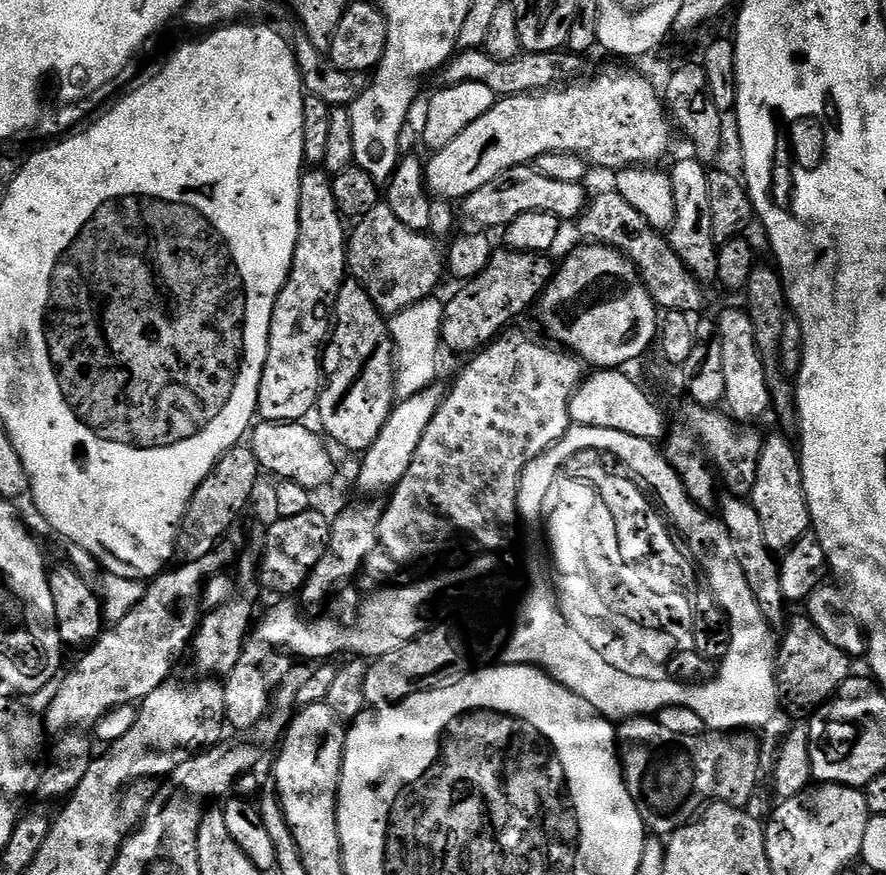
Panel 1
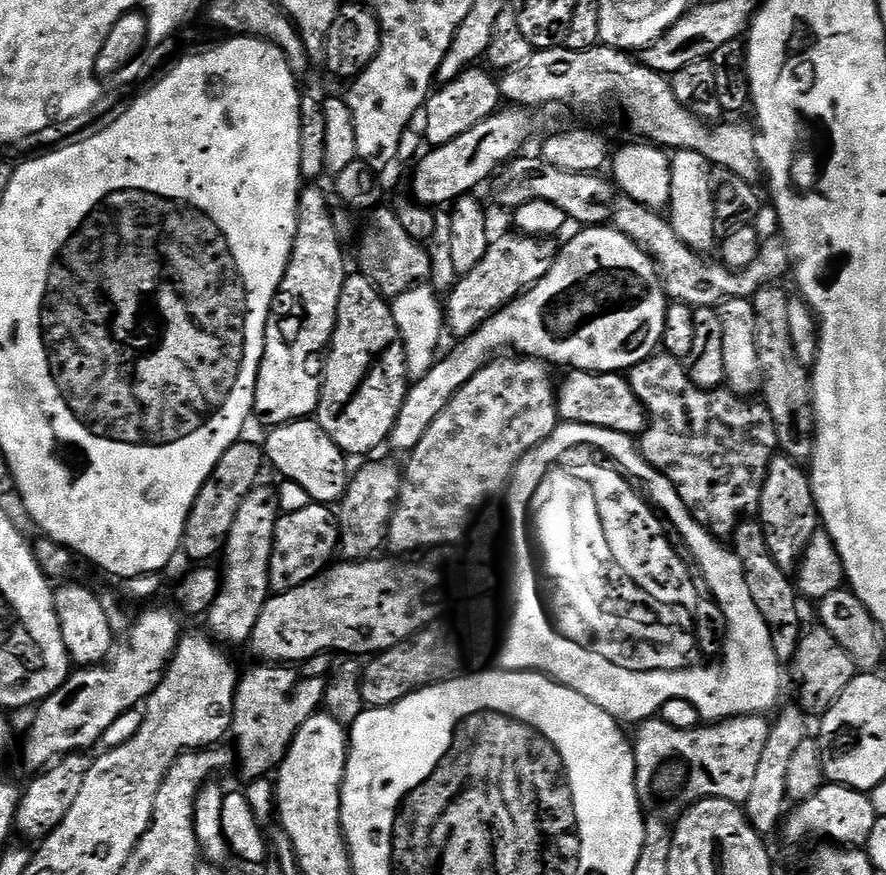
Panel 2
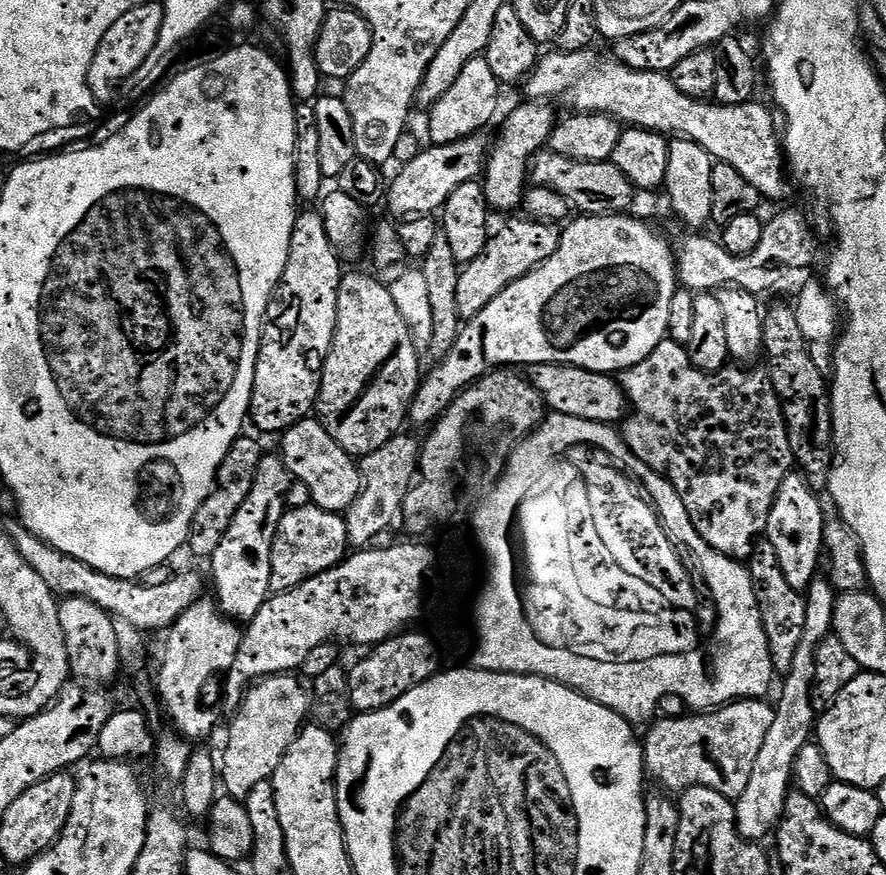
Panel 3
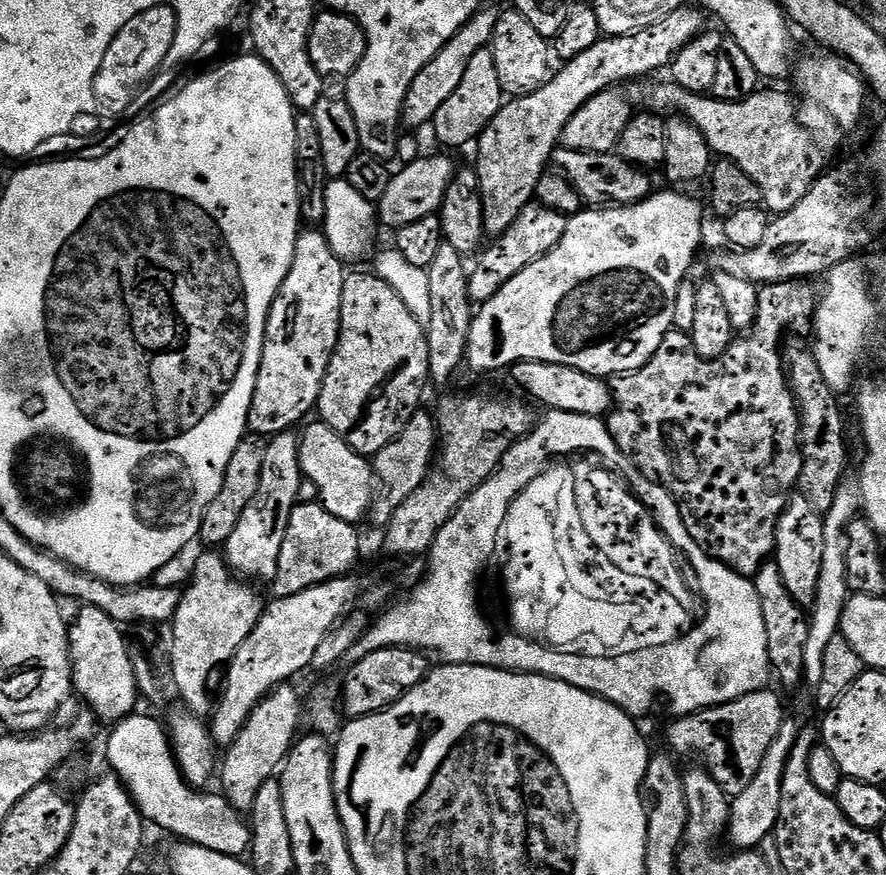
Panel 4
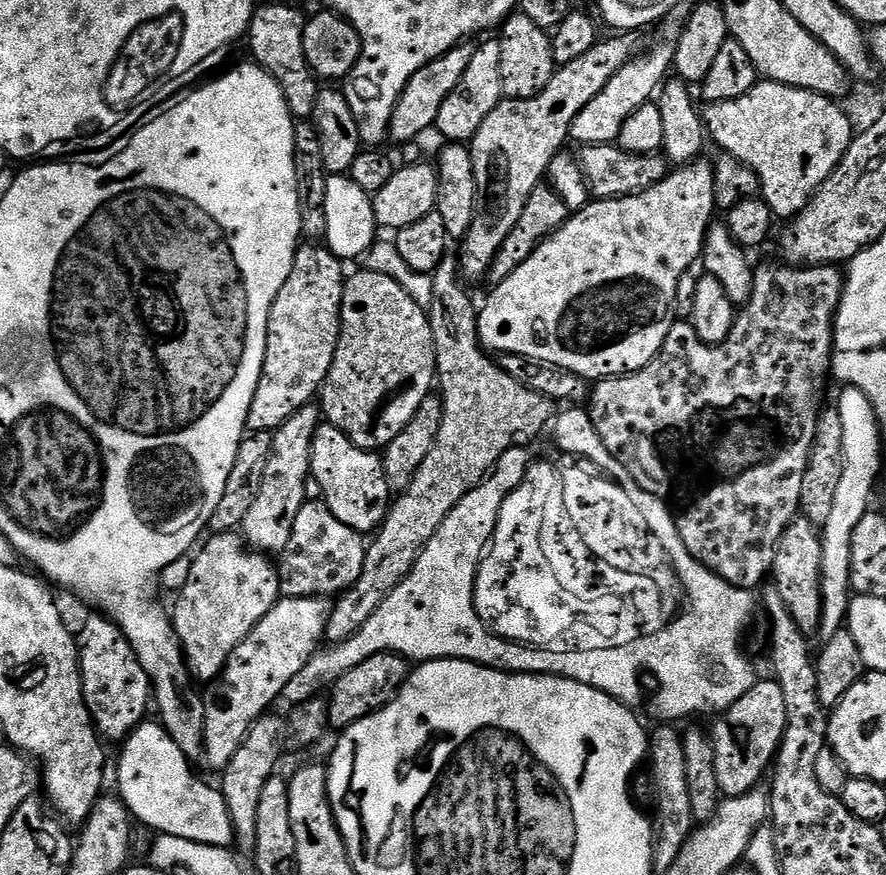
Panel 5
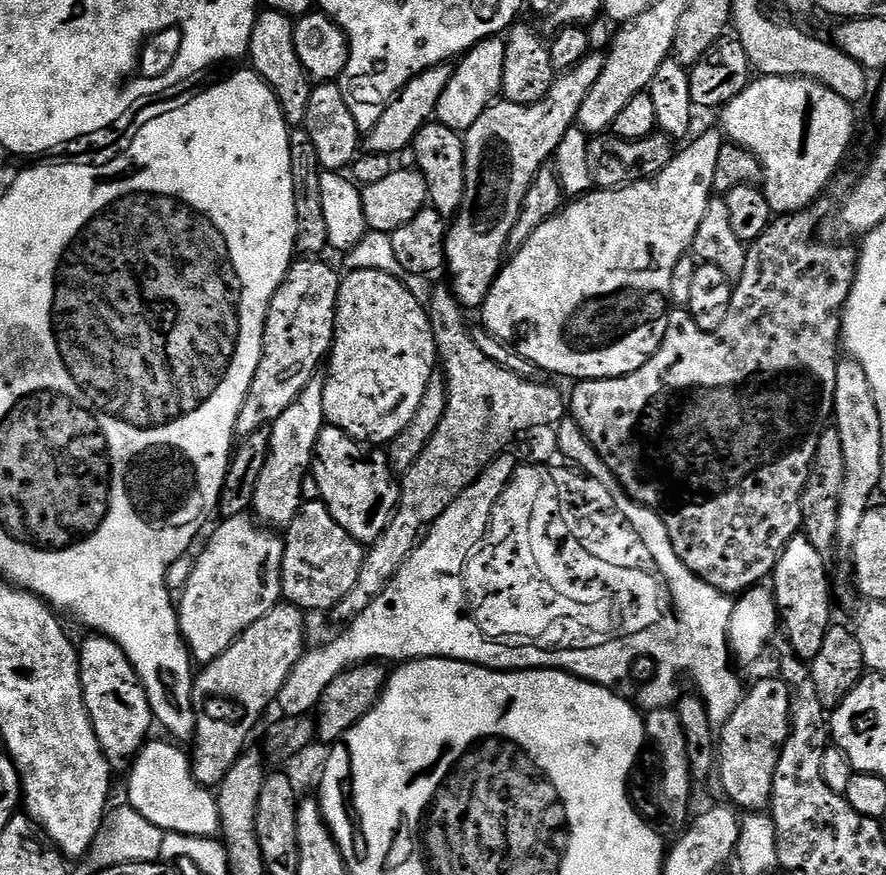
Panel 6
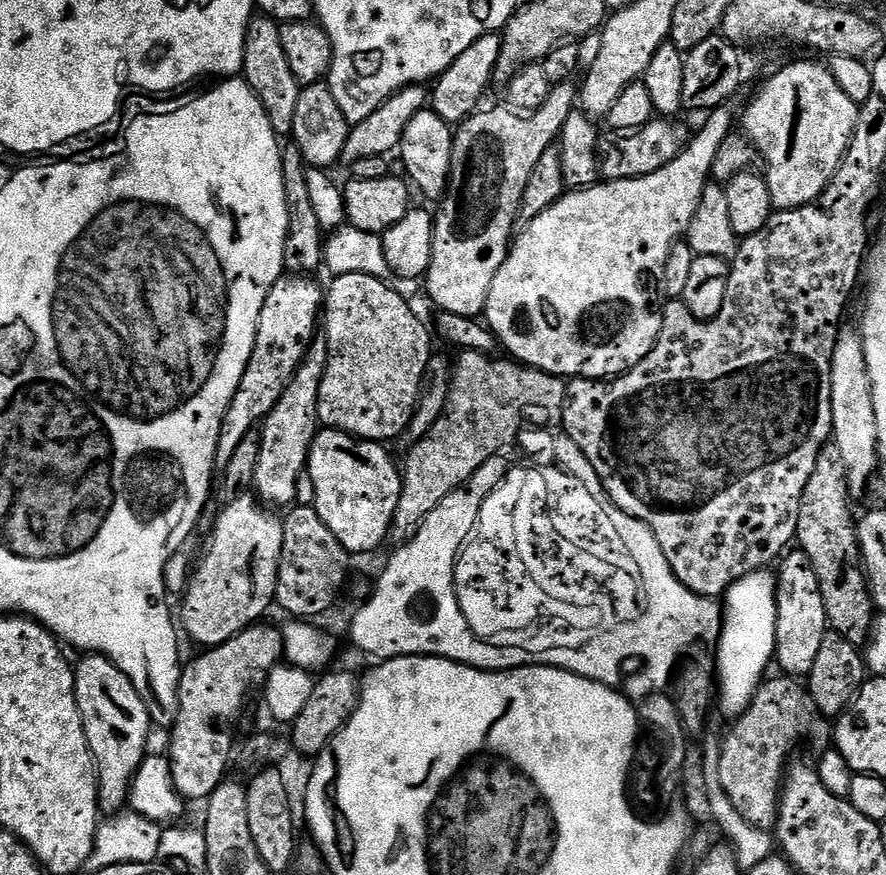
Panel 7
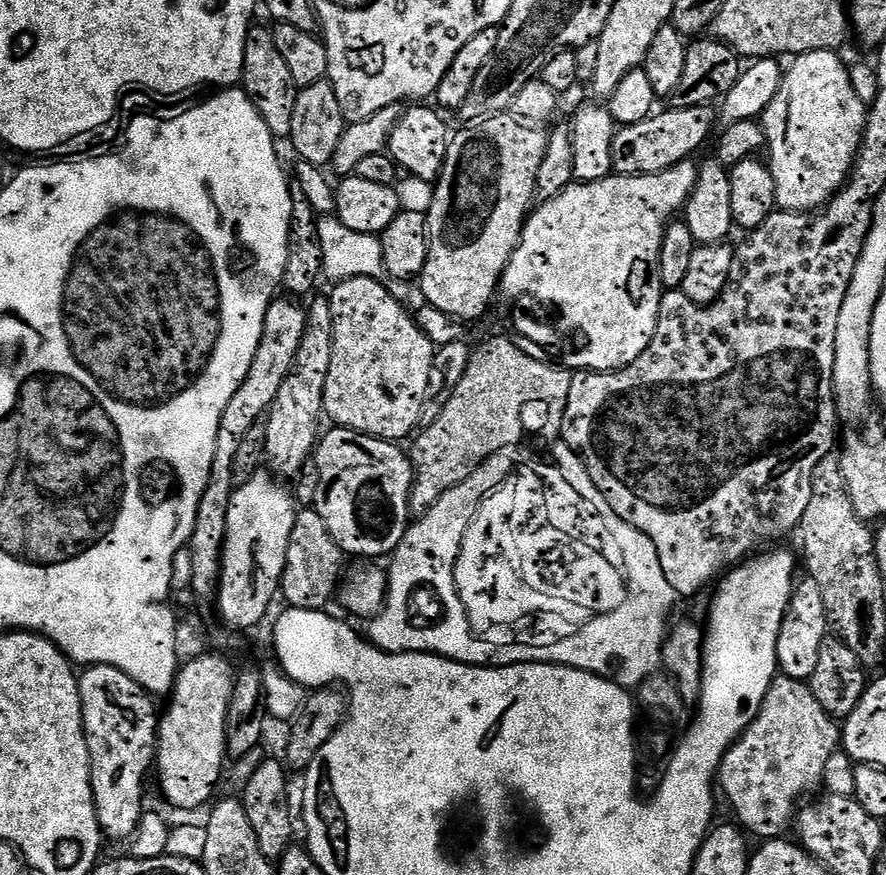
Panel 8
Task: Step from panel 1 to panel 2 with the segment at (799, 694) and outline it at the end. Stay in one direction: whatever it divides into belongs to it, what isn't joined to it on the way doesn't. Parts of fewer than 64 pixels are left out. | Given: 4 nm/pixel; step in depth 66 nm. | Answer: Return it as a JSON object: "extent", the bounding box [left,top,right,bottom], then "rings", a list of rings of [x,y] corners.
{"extent":[790,626,858,718],"rings":[[[816,626],[809,632],[807,629],[801,635],[800,645],[792,655],[790,667],[792,676],[796,679],[796,696],[800,699],[797,700],[798,707],[808,718],[812,716],[819,718],[828,712],[830,706],[838,702],[838,694],[842,694],[842,690],[846,690],[846,686],[850,686],[850,682],[854,682],[854,678],[858,675],[854,658],[846,654],[842,646],[838,646],[834,634],[830,634],[830,630],[826,630],[823,626]]]}

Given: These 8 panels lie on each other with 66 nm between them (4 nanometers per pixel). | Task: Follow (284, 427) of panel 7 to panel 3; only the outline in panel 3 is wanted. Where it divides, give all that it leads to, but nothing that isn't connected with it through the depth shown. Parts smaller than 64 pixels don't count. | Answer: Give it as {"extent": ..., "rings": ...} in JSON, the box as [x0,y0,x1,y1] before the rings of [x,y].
{"extent":[210,454,292,622],"rings":[[[265,454],[262,462],[258,462],[258,474],[254,474],[254,487],[250,489],[250,498],[242,502],[242,510],[234,514],[230,530],[226,530],[218,550],[214,550],[210,557],[210,580],[211,583],[212,580],[216,583],[214,599],[220,605],[221,612],[237,622],[250,622],[270,598],[274,538],[288,508],[288,491],[292,481],[283,455]]]}

